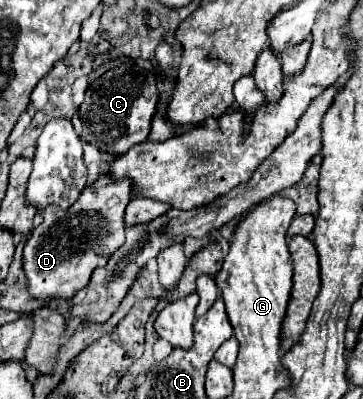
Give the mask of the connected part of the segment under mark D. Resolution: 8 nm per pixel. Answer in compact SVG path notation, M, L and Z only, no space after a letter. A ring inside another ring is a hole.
M103 174L91 186L87 186L85 192L81 192L79 200L71 208L45 208L43 222L31 232L23 250L23 268L29 280L29 292L37 300L73 298L77 290L83 290L89 284L93 270L107 264L109 256L125 242L125 224L133 226L151 222L169 208L169 204L141 200L141 196L135 196L131 202L129 200L129 180L109 180L109 174Z

